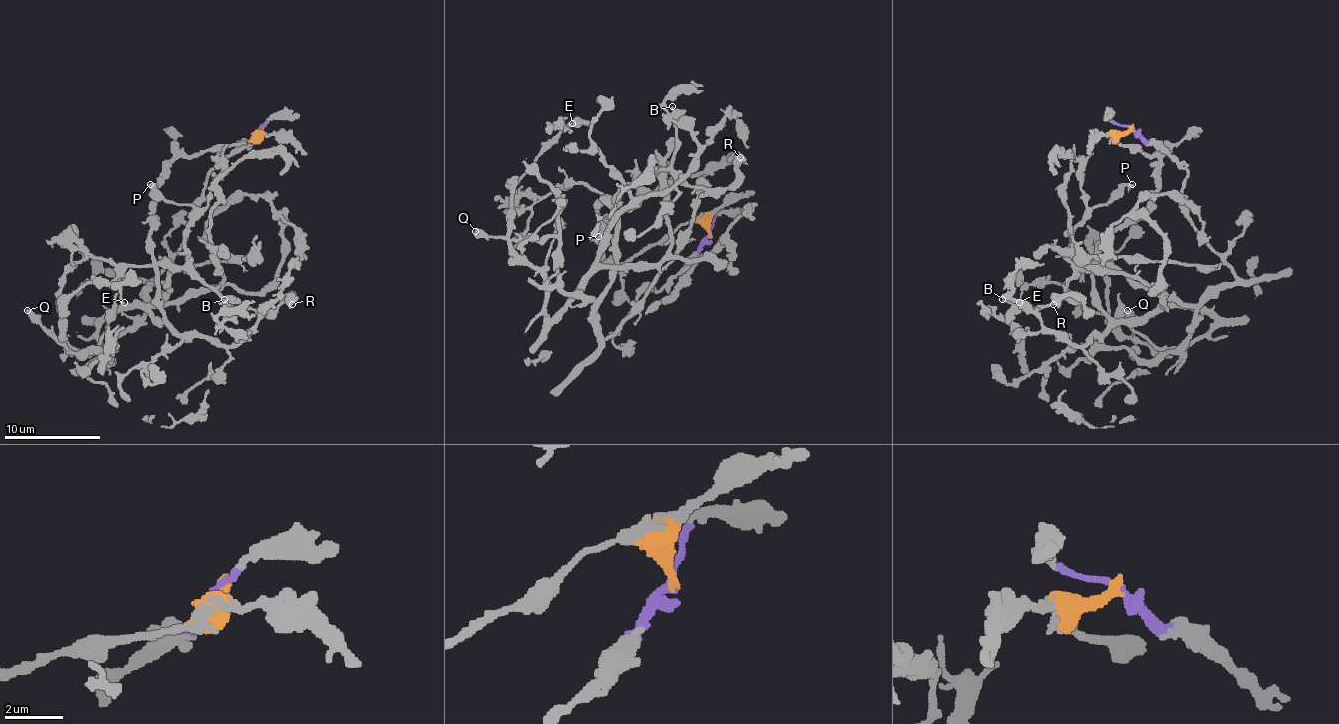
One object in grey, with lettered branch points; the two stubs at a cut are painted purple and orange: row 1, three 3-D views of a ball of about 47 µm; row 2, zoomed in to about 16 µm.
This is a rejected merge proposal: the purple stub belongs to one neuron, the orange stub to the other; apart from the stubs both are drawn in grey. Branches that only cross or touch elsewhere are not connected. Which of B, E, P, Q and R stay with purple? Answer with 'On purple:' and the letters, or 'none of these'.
On purple: B, P, Q, R

